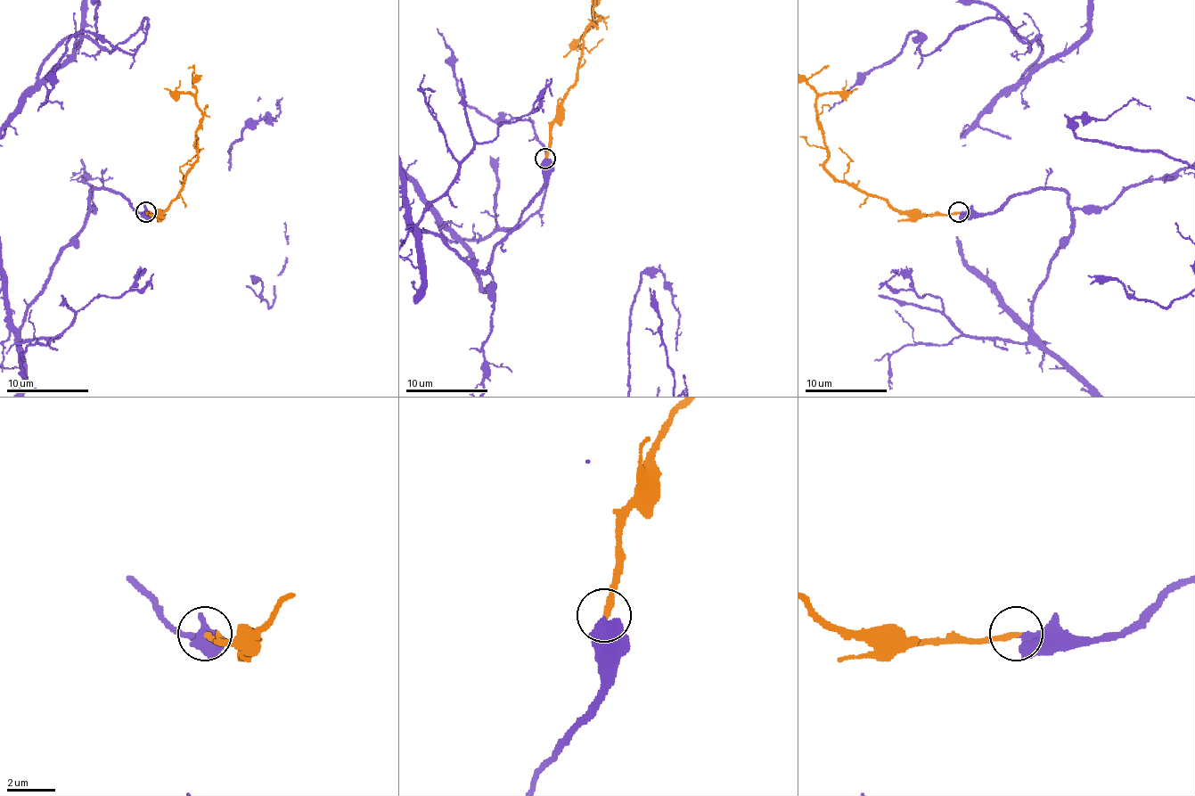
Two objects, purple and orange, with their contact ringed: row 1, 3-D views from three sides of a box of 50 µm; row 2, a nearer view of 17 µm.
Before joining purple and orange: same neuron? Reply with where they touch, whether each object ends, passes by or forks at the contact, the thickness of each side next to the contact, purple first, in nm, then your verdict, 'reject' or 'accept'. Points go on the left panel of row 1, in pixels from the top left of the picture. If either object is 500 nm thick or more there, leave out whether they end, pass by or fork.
(146, 212) | 500/240 nm | accept

